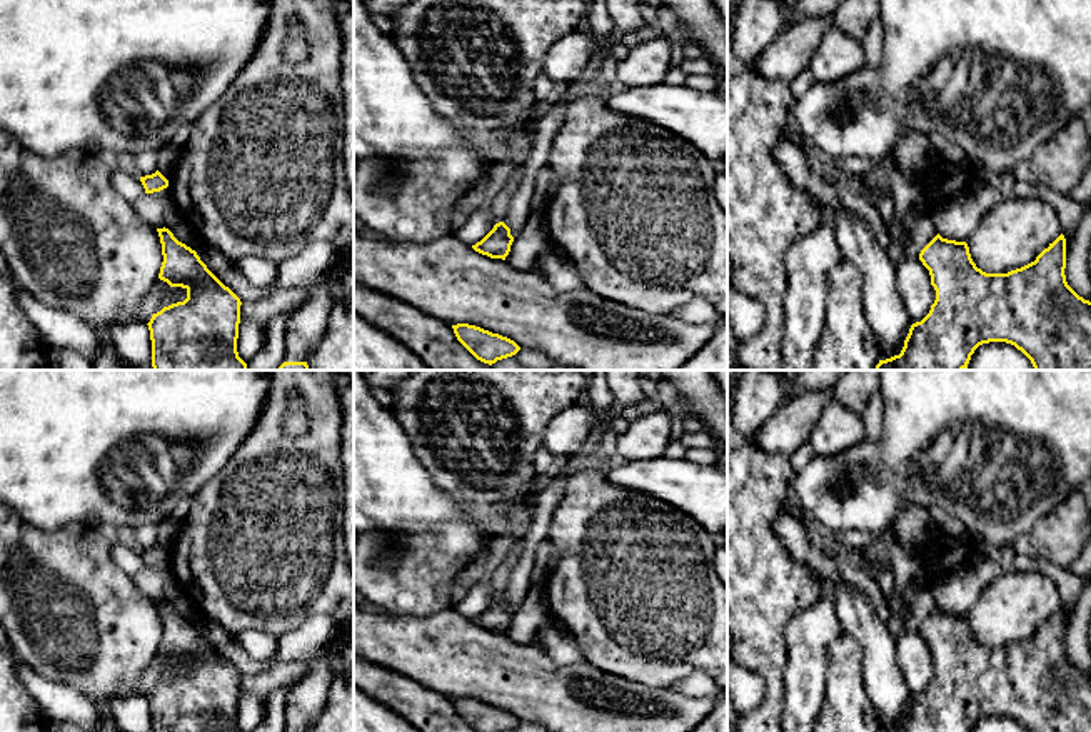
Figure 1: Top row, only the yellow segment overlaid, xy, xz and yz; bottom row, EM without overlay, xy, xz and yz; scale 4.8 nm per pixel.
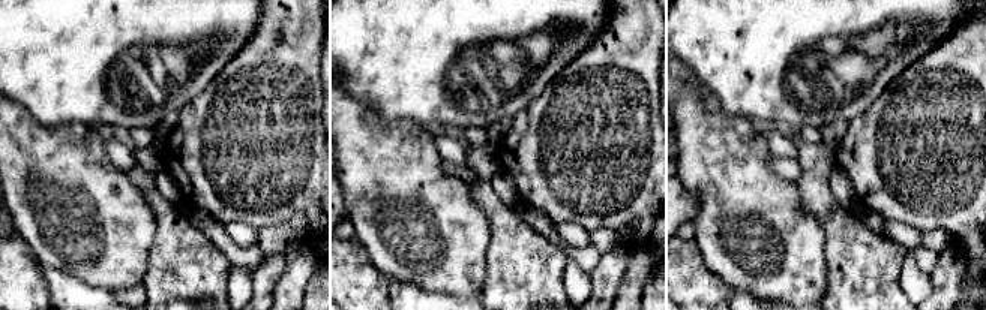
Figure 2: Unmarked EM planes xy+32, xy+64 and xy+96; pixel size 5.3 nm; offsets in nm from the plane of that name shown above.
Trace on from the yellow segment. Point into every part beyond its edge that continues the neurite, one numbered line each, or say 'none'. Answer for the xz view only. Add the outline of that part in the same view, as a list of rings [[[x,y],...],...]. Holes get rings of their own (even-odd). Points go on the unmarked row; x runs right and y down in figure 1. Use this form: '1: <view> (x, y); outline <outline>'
none

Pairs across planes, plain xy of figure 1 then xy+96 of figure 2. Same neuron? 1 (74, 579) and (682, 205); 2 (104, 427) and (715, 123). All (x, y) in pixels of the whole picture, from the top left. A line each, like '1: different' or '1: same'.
1: different
2: different

